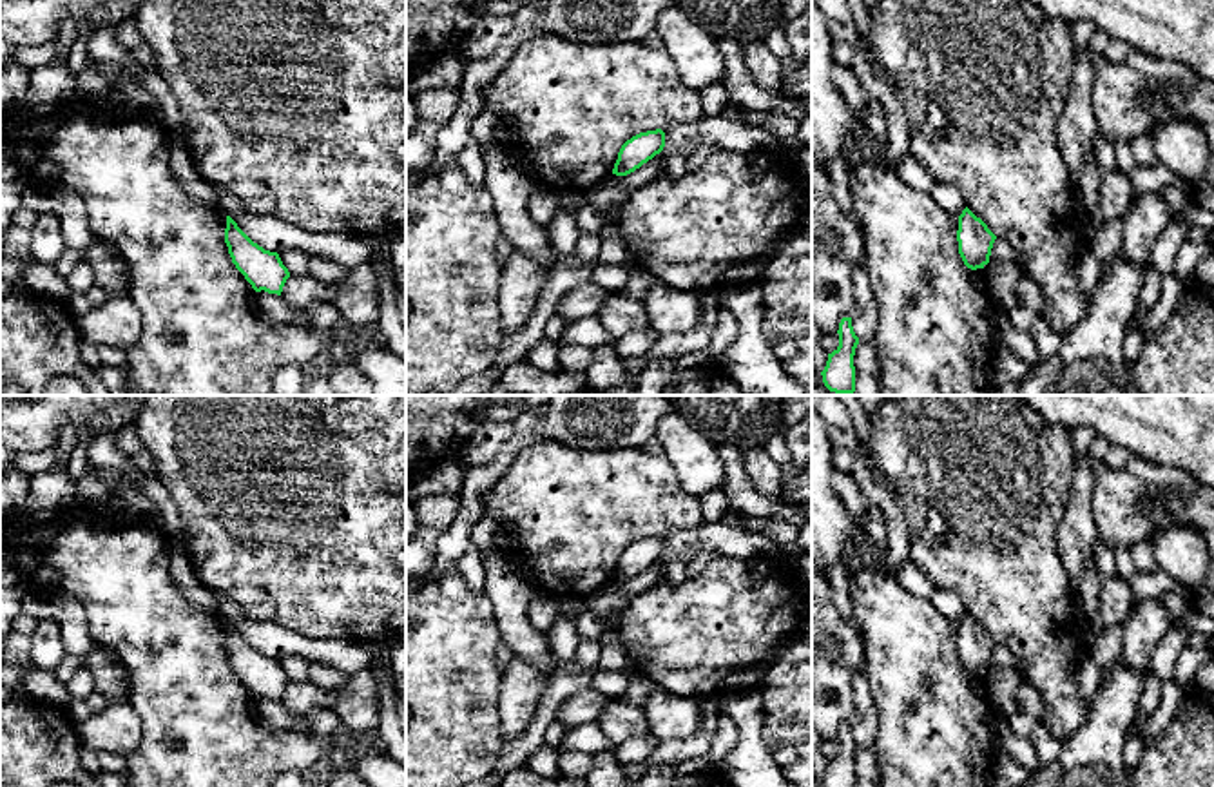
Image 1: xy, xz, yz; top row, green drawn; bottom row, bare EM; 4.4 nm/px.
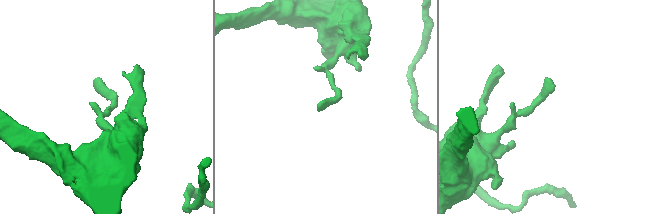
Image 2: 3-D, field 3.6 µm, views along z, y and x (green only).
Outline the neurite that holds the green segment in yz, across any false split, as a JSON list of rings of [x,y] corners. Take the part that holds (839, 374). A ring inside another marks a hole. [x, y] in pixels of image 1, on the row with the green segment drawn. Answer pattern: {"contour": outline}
{"contour": [[[843,317],[839,323],[839,346],[828,354],[823,383],[830,392],[853,394],[855,392],[855,366],[853,355],[859,337],[853,332],[852,317]]]}

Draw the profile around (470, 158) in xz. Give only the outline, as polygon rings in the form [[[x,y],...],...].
[[[471,138],[467,141],[467,145],[458,152],[457,163],[475,189],[484,189],[486,163],[482,158],[482,149],[477,140]]]

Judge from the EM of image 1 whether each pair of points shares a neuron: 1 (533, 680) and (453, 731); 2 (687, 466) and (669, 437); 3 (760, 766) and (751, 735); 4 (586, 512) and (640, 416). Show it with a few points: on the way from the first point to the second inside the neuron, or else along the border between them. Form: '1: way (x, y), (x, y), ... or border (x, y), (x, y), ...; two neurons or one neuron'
1: border (499, 670), (499, 728), (504, 742); two neurons
2: way (687, 459), (676, 445); one neuron
3: way (752, 758), (751, 742); one neuron
4: border (640, 446), (578, 448); two neurons

